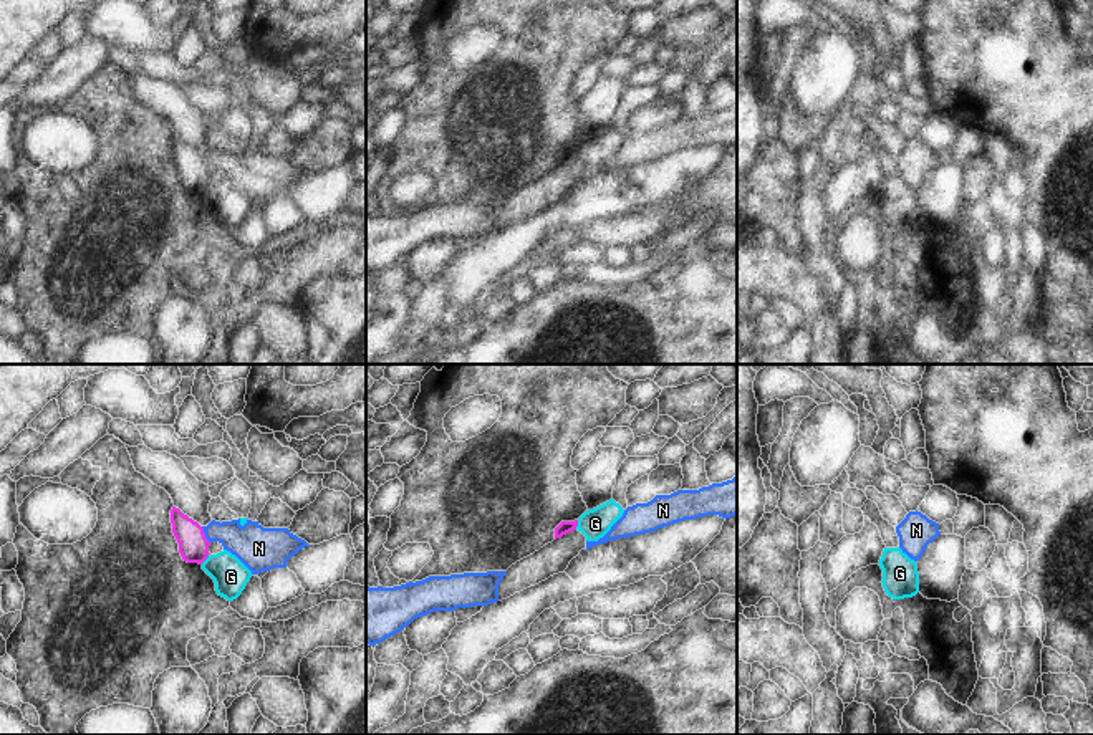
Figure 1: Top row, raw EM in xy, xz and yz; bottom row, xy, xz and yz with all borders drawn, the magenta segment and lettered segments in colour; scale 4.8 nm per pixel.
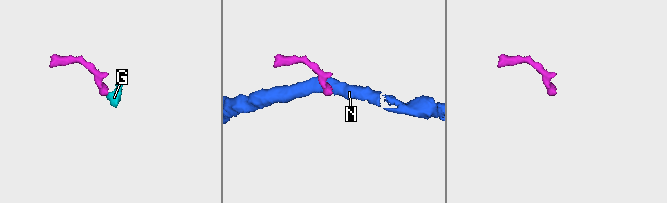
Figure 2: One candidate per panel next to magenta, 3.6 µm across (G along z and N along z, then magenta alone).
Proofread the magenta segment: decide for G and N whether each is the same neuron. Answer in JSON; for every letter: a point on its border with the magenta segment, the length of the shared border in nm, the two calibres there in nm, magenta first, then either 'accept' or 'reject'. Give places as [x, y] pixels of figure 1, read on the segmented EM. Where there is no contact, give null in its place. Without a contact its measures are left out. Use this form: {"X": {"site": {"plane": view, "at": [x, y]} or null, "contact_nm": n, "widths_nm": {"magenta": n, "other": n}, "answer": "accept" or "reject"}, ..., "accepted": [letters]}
{"G": {"site": {"plane": "xz", "at": [577, 525]}, "contact_nm": 50, "widths_nm": {"magenta": 60, "other": 150}, "answer": "reject"}, "N": {"site": {"plane": "xy", "at": [204, 535]}, "contact_nm": 90, "widths_nm": {"magenta": 140, "other": 200}, "answer": "reject"}, "accepted": []}

